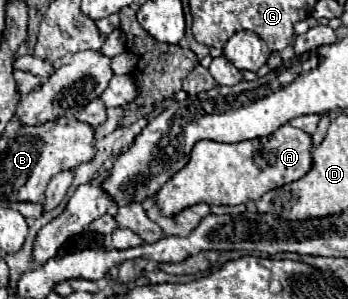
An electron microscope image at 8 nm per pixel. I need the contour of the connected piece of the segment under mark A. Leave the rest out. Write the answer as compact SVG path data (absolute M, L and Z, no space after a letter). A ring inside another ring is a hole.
M289 123L279 127L269 137L241 141L241 143L217 143L199 141L193 147L189 163L175 173L153 197L161 215L173 217L183 209L207 203L207 205L241 205L257 201L271 189L279 189L287 183L301 179L311 169L311 137Z

